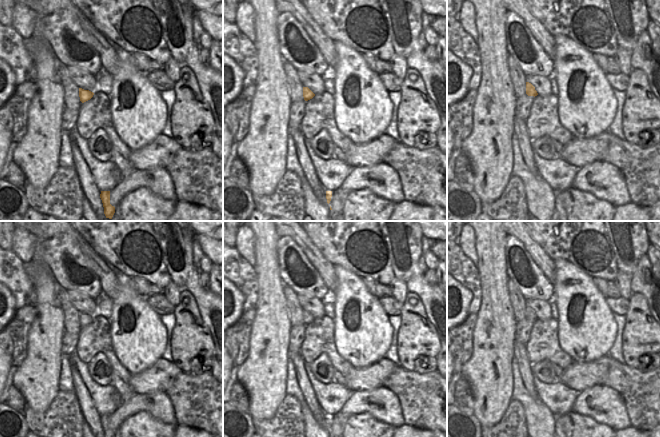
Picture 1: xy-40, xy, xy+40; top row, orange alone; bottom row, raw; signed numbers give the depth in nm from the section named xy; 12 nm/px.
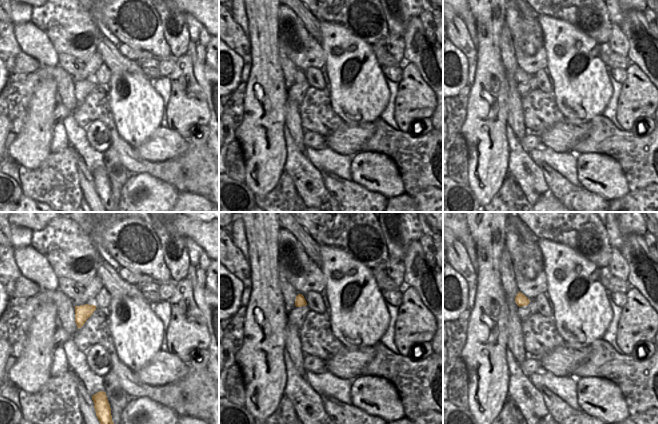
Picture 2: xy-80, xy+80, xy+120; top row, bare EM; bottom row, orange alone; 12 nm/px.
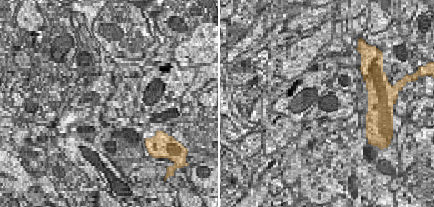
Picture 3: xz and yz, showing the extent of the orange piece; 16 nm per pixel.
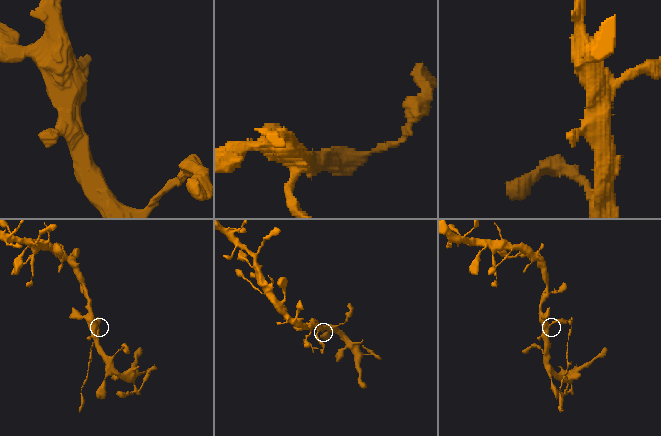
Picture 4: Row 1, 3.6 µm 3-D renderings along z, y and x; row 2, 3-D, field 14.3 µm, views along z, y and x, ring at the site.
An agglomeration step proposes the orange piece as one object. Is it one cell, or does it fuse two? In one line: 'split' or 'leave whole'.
split

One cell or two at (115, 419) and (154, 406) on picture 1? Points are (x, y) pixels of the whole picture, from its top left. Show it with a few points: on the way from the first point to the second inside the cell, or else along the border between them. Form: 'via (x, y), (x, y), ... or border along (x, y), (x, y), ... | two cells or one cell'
via (125, 410), (133, 405), (144, 405) | one cell

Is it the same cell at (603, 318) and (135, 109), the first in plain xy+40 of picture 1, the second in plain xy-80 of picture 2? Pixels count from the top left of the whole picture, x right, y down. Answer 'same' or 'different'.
same

